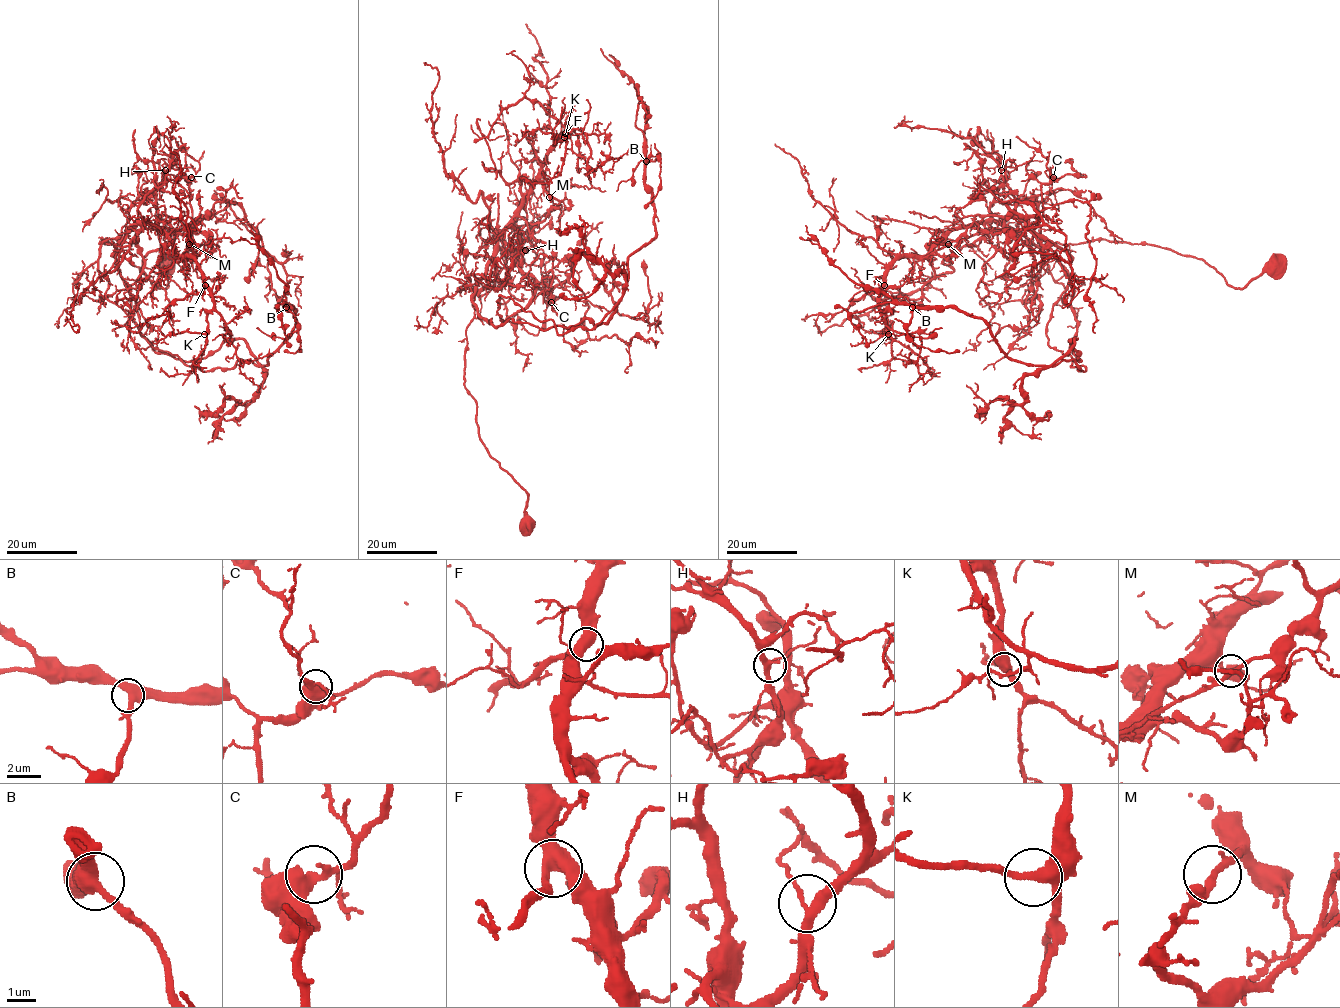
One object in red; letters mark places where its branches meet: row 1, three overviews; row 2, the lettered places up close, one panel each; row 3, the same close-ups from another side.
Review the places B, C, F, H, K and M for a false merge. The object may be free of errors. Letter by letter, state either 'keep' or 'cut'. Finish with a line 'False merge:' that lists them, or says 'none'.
B: keep
C: keep
F: keep
H: keep
K: keep
M: cut
False merge: M

